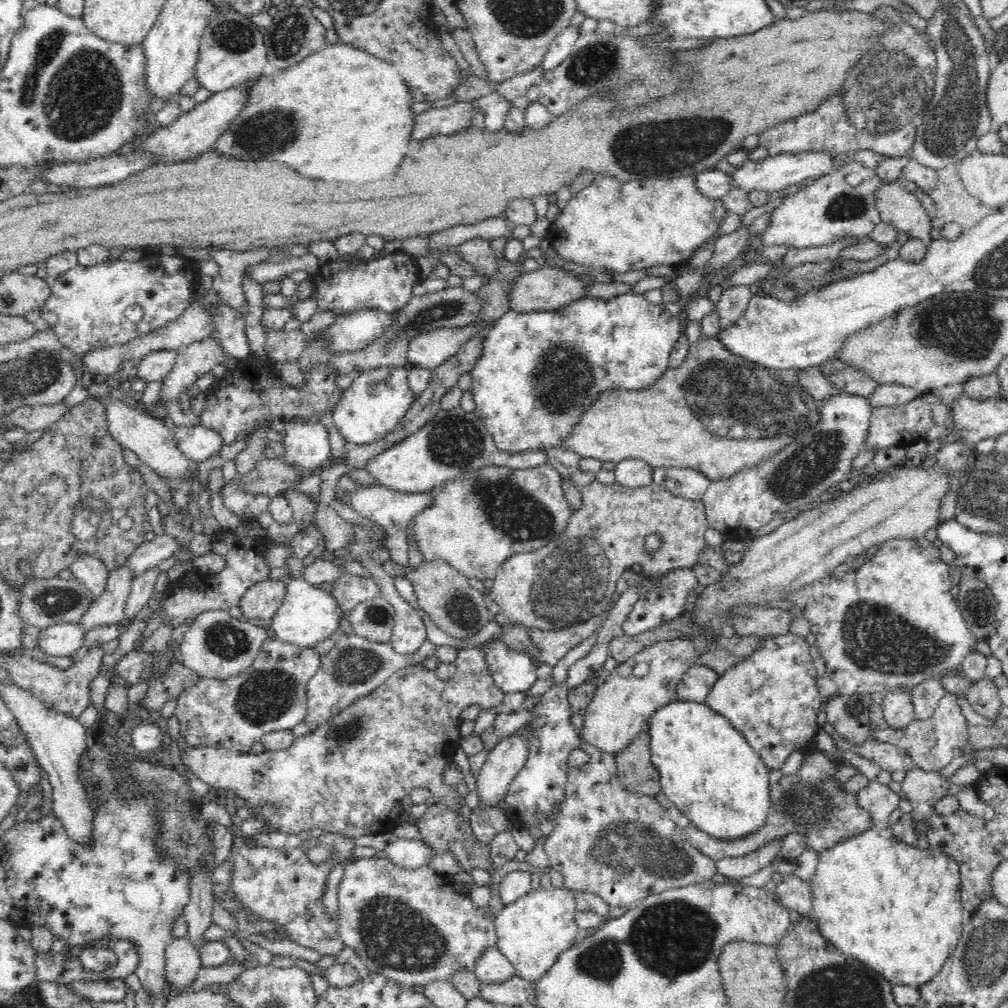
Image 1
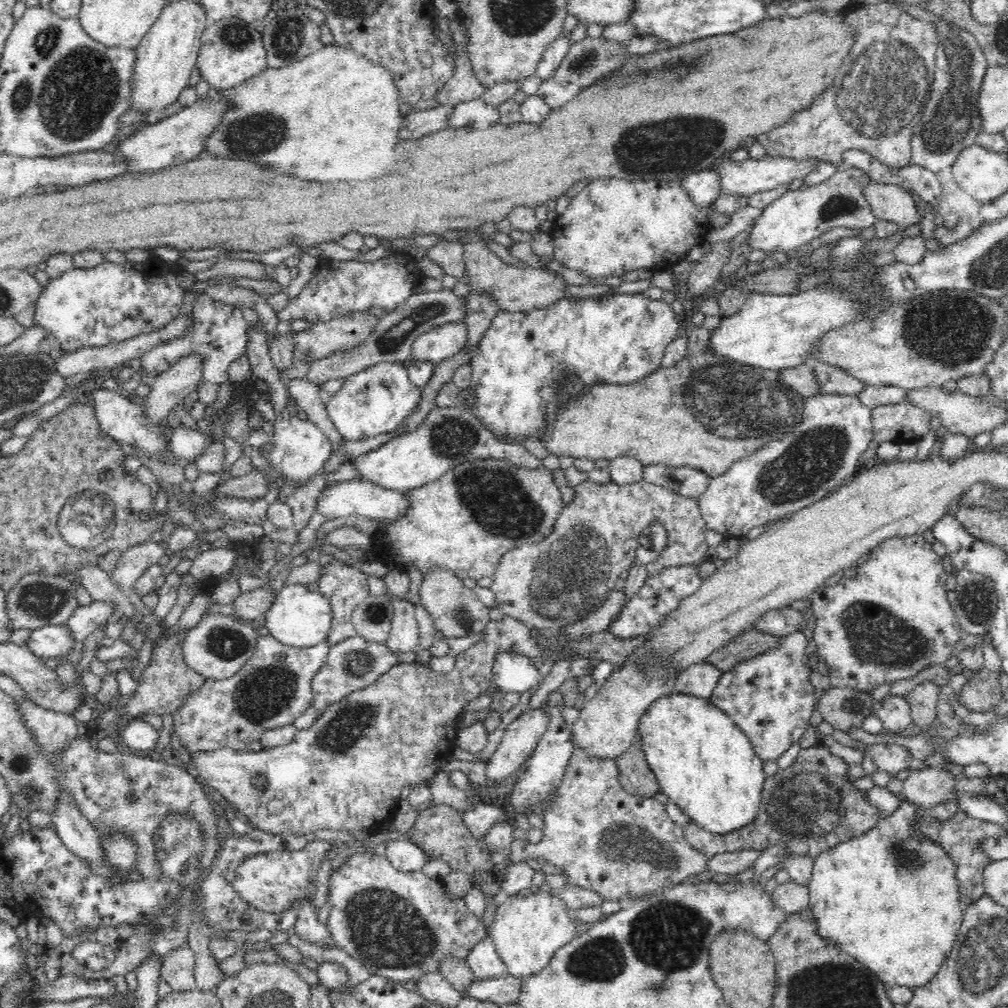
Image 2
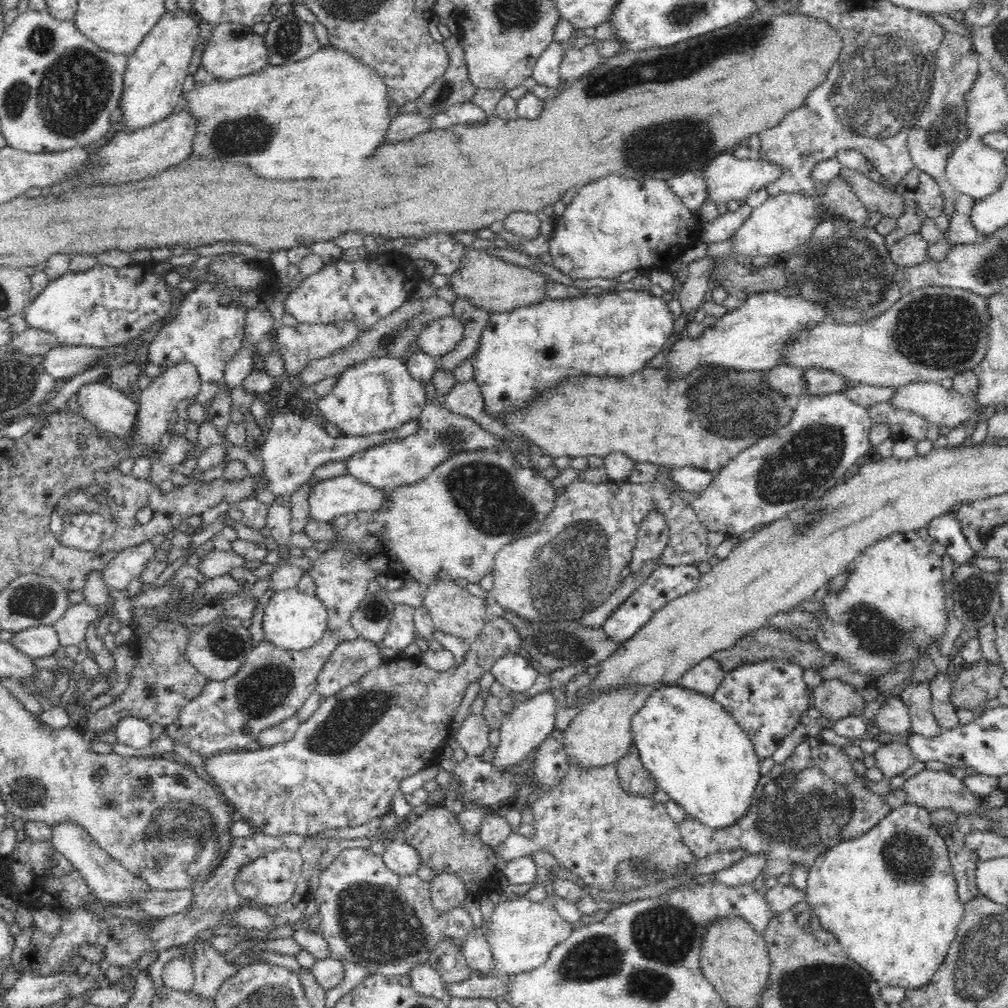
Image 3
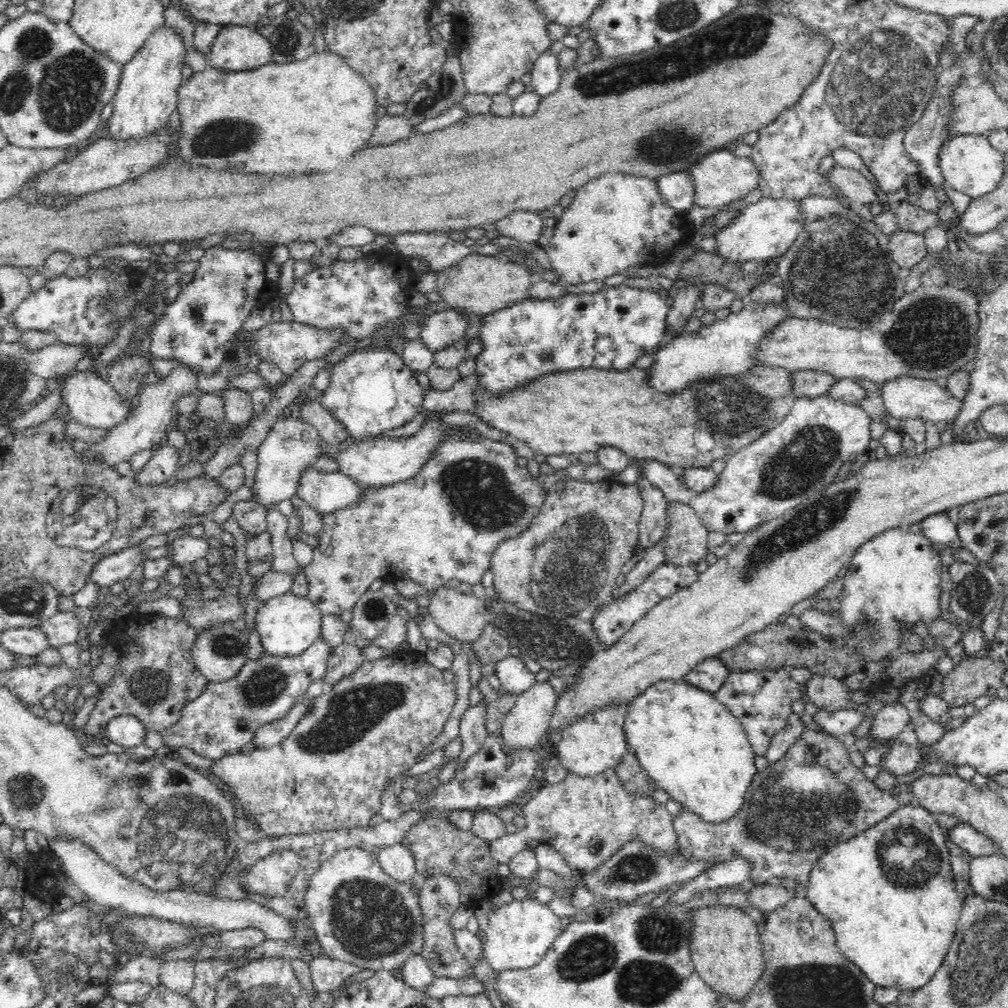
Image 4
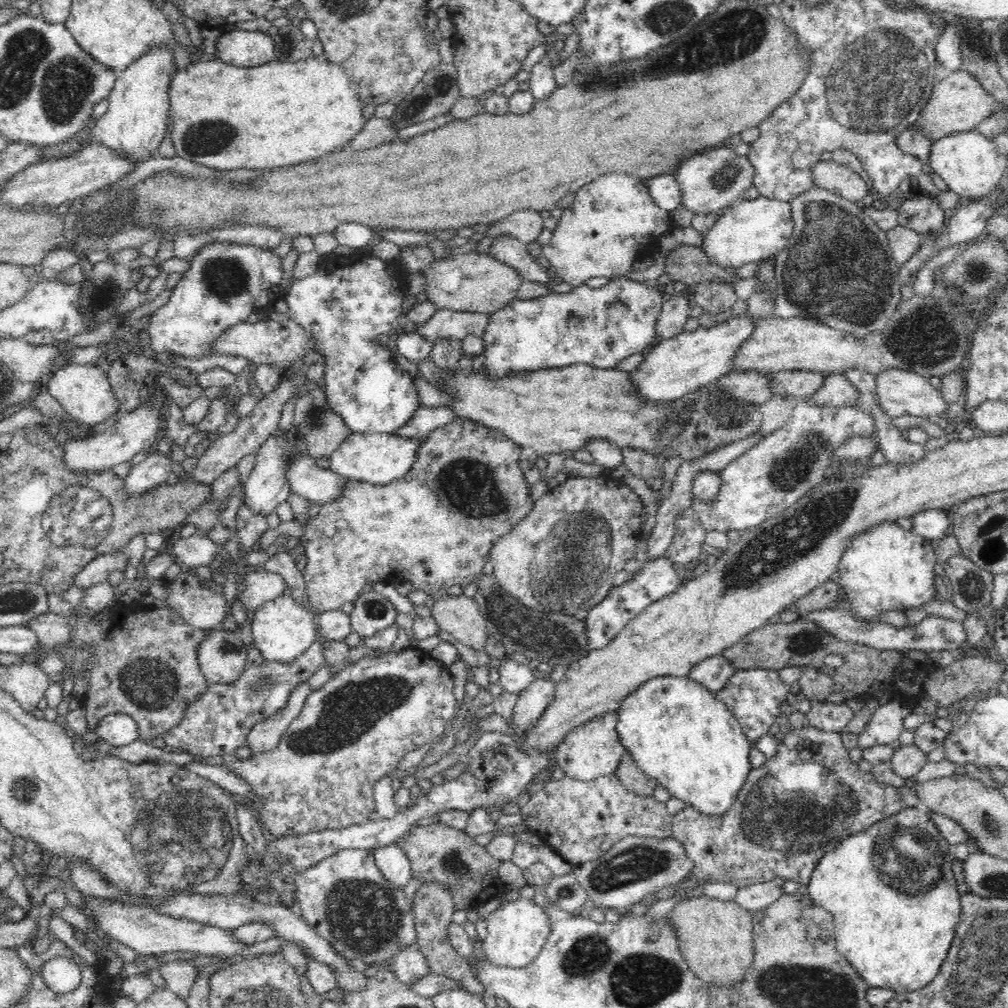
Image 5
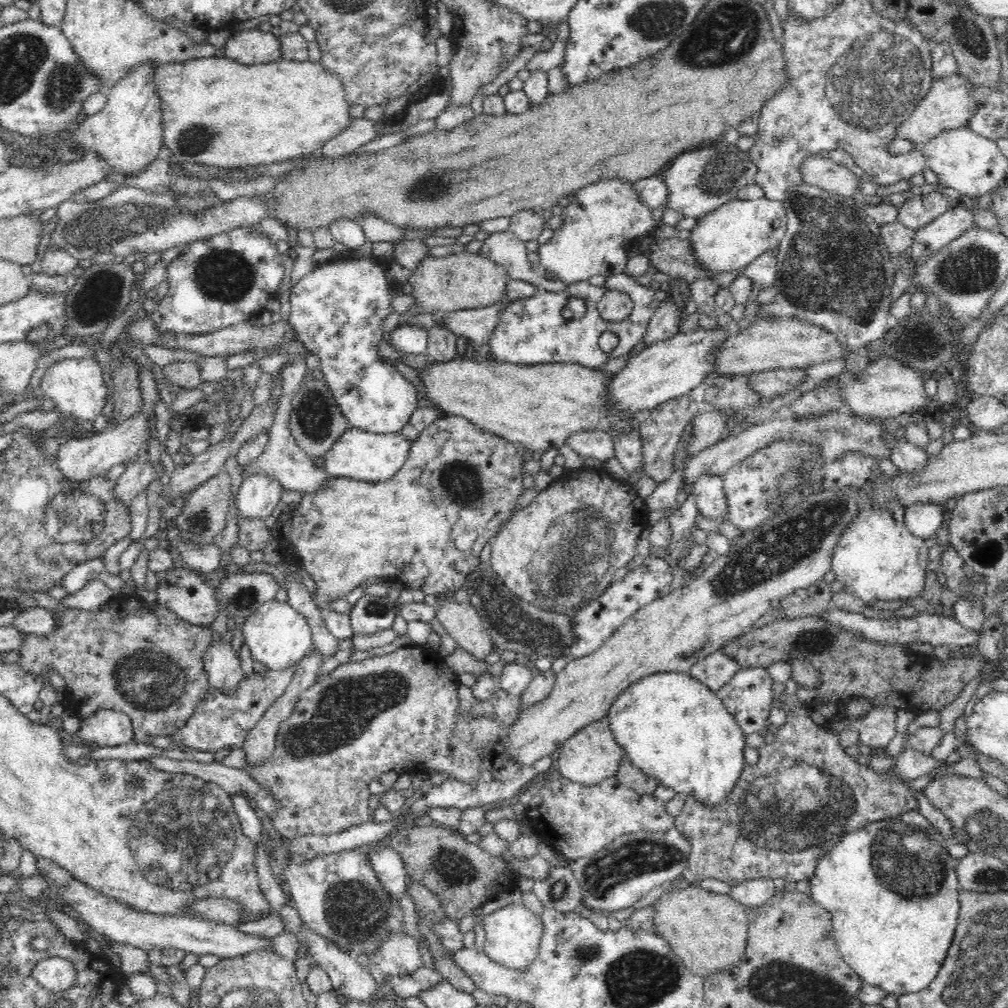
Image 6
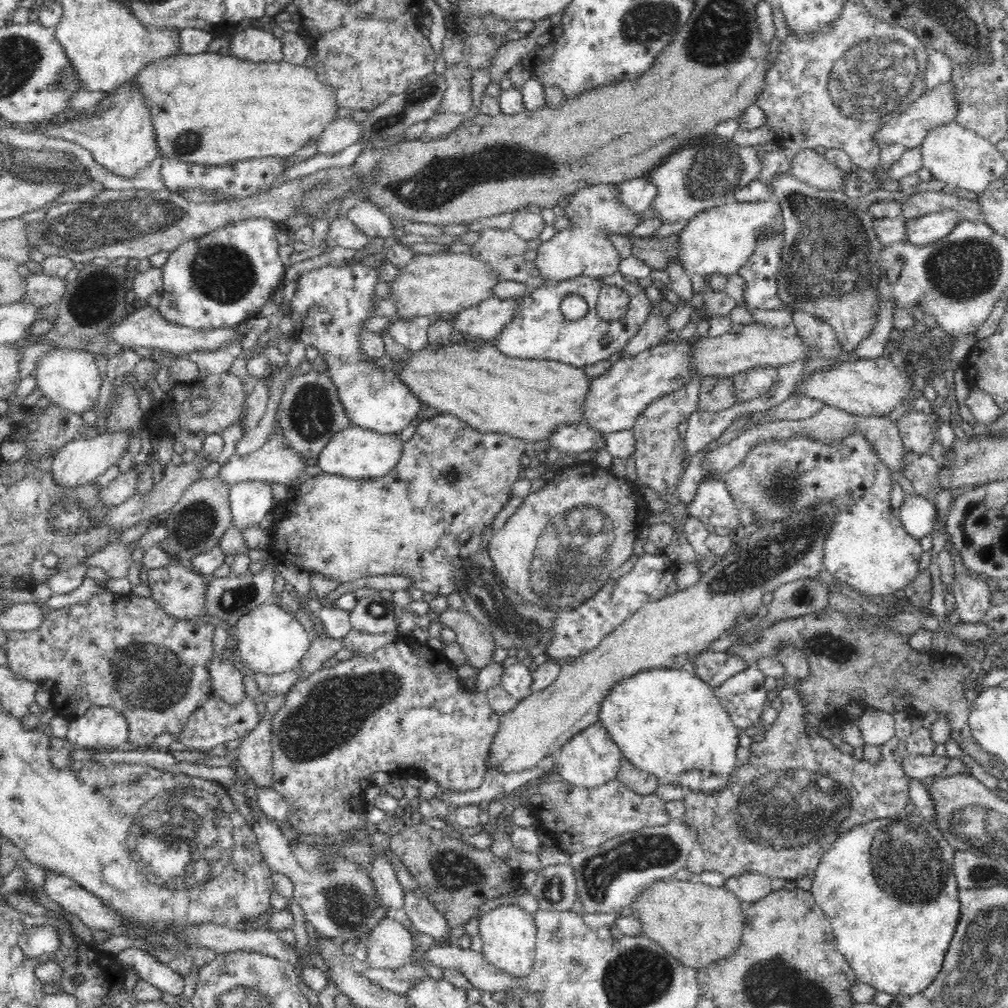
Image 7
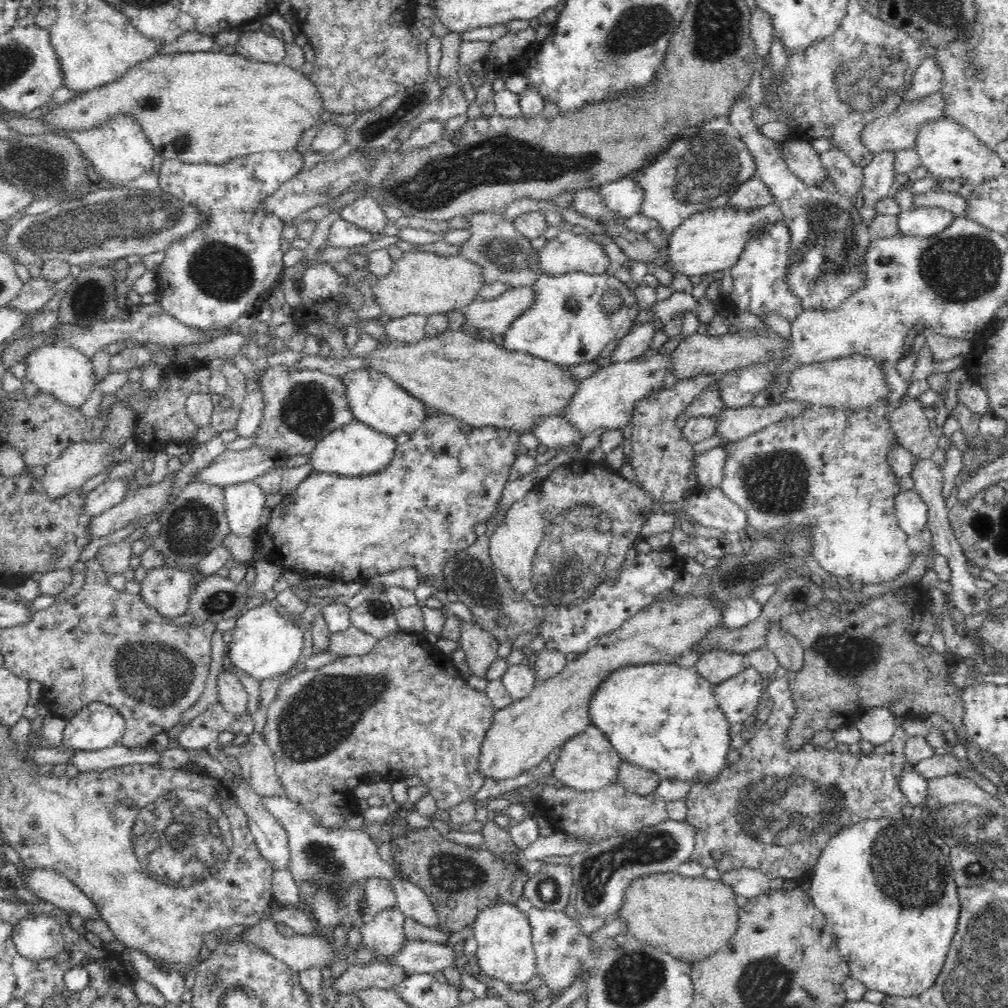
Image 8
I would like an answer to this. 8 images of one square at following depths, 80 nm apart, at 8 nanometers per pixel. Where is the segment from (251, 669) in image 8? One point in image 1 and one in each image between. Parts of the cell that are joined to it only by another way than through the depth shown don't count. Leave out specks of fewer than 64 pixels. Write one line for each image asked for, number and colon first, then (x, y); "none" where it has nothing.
1: (310, 615)
2: (302, 618)
3: (294, 620)
4: (287, 624)
5: (283, 628)
6: (277, 635)
7: (270, 639)

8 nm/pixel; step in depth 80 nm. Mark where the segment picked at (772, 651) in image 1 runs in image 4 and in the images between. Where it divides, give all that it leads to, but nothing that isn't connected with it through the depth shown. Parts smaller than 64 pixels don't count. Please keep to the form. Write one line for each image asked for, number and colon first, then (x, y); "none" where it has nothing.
2: (770, 697)
3: (767, 699)
4: (761, 699)

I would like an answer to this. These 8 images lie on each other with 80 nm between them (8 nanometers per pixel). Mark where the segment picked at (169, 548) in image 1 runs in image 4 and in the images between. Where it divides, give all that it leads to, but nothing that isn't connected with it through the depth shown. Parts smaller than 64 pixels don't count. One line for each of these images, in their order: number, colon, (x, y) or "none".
2: (139, 559)
3: (130, 564)
4: (117, 569)

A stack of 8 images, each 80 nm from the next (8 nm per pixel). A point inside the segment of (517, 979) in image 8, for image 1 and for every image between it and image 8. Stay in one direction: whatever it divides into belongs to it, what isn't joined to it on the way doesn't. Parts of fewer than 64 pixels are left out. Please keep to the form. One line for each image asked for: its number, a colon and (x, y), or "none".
1: (532, 932)
2: (527, 930)
3: (522, 933)
4: (519, 934)
5: (517, 931)
6: (513, 933)
7: (509, 934)

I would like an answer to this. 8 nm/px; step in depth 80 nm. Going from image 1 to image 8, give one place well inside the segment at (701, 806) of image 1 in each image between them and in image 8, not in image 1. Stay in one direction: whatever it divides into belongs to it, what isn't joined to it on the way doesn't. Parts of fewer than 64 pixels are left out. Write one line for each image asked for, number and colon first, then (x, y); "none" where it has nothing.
2: (705, 764)
3: (701, 758)
4: (695, 749)
5: (683, 737)
6: (675, 729)
7: (667, 722)
8: (662, 717)

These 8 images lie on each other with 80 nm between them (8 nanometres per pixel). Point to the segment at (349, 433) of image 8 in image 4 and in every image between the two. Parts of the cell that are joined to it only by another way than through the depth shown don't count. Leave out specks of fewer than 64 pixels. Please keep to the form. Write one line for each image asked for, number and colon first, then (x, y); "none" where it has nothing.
4: (379, 462)
5: (379, 459)
6: (364, 456)
7: (355, 453)

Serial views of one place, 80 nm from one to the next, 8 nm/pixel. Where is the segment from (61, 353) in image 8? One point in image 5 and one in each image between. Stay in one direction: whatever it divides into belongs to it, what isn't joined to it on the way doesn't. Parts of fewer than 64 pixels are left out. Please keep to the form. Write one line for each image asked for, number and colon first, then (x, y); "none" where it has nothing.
5: (83, 390)
6: (80, 388)
7: (70, 379)

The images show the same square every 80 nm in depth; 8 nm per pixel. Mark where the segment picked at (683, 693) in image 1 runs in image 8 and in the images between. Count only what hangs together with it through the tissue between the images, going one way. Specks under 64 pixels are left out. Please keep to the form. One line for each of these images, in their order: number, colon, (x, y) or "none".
2: (698, 680)
3: (704, 678)
4: (709, 675)
5: (713, 673)
6: (715, 671)
7: (714, 668)
8: (715, 666)

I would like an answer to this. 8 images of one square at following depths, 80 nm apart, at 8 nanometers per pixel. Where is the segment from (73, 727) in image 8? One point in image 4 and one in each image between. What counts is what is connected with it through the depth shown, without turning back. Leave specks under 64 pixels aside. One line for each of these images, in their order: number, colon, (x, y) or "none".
4: (128, 731)
5: (117, 730)
6: (104, 728)
7: (101, 727)

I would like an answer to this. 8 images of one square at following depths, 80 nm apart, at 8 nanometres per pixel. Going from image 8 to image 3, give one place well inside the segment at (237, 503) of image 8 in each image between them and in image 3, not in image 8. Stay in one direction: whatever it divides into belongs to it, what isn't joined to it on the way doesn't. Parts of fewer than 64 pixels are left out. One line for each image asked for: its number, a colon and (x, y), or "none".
3: (295, 447)
4: (292, 445)
5: (268, 485)
6: (257, 497)
7: (251, 500)

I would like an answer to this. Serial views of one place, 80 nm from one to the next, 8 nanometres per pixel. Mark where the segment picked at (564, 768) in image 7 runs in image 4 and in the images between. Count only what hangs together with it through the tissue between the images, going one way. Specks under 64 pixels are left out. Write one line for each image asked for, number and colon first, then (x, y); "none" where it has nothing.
4: (596, 741)
5: (594, 748)
6: (592, 754)

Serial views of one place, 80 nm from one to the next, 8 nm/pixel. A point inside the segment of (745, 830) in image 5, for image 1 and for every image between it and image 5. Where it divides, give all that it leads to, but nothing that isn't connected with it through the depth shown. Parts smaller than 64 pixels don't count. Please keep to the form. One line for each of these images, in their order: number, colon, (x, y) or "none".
1: (811, 801)
2: (811, 806)
3: (804, 806)
4: (813, 798)

